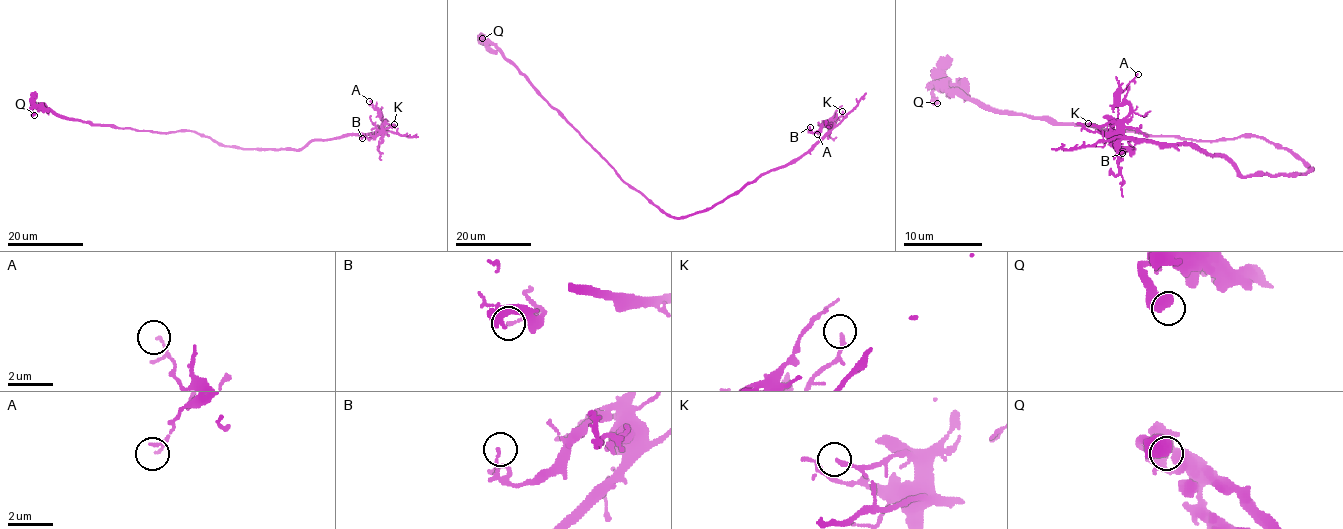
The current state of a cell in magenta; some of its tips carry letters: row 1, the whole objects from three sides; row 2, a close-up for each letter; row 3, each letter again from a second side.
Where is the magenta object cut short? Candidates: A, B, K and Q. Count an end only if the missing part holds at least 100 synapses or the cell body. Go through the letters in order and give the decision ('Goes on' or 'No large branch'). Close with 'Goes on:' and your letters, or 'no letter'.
A: No large branch
B: No large branch
K: No large branch
Q: No large branch
Goes on: no letter

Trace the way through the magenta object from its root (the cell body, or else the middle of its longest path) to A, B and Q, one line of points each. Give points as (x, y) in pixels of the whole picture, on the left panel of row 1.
A: (210, 138), (243, 149), (298, 150), (313, 140), (380, 133), (383, 130), (382, 116), (369, 101)
B: (210, 138), (243, 149), (298, 150), (313, 140), (383, 132), (362, 138)
Q: (210, 138), (193, 131), (157, 133), (93, 125), (32, 106), (30, 111), (34, 115)

